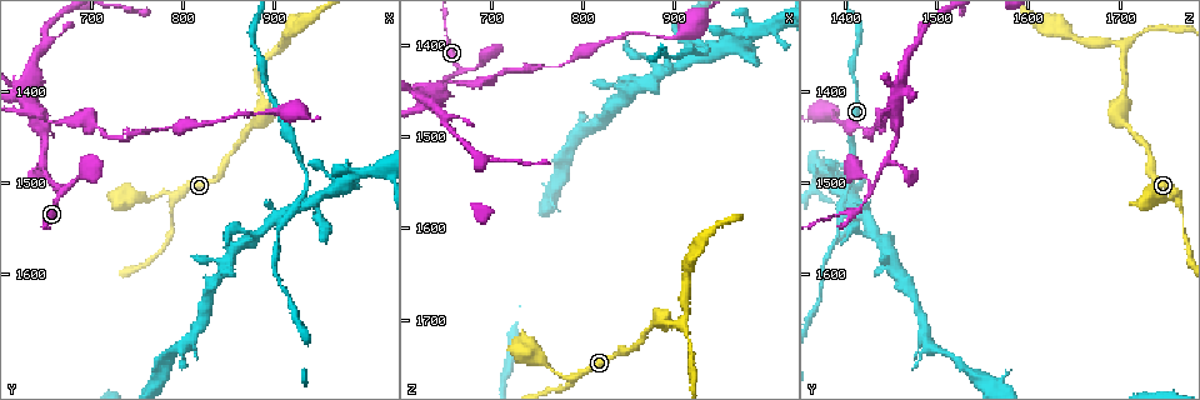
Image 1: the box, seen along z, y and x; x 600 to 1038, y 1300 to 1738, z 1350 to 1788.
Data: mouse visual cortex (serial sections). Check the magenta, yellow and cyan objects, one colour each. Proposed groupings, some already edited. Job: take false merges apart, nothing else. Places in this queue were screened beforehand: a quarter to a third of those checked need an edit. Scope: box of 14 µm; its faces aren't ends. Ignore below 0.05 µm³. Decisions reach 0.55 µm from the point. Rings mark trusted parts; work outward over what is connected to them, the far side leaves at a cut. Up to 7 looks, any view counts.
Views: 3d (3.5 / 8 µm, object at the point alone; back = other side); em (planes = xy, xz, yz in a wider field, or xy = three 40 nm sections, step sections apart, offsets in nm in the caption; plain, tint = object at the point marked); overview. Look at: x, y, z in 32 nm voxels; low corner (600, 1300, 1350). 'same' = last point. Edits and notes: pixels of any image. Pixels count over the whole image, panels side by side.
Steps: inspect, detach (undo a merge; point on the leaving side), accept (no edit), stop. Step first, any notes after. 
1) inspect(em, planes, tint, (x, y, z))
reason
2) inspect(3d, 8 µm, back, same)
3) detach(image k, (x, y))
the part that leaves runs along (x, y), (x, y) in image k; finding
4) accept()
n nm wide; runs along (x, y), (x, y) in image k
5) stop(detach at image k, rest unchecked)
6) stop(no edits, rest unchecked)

inspect(3d, 8 µm, (930, 1525, 1405))

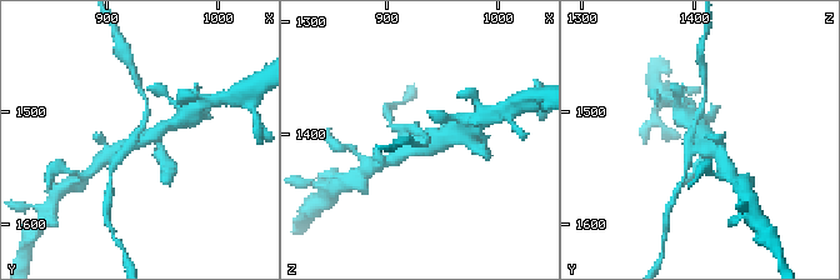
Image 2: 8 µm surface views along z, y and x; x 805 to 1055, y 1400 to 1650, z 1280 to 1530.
inspect(em, xy, step 5, tint, (930, 1524, 1404))

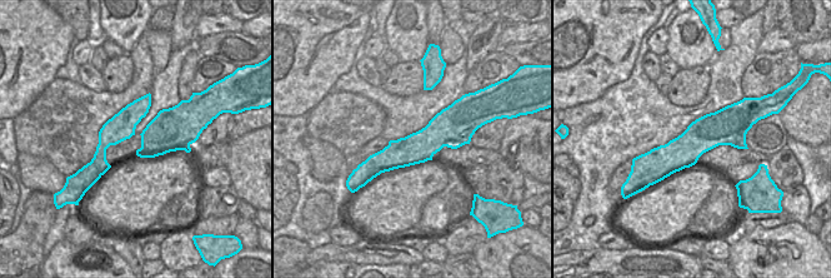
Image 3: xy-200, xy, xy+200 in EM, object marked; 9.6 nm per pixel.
detach(image 2, (448, 136))
the part that leaves runs along (695, 136), (714, 144), (721, 158) in image 2; a second cell is stuck on

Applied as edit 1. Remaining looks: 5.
inspect(3d, 3.5 µm, (670, 1515, 1425))
three arms meet

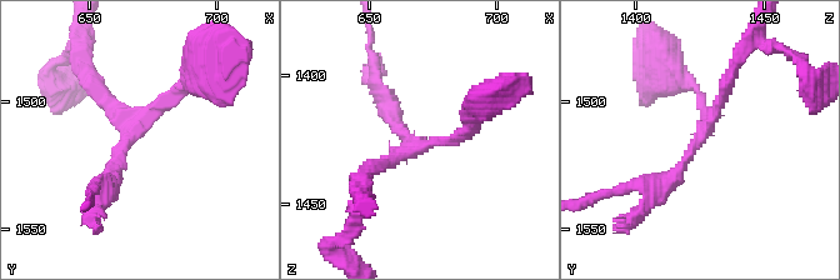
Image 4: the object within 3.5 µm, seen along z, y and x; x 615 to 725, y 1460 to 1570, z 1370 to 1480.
inspect(em, planes, tint, (666, 1510, 1427))
3 arms; arms of 150, 150, 250 nm

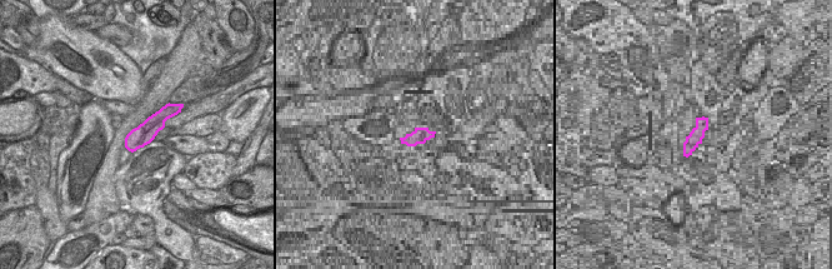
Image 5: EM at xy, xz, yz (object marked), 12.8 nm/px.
accept()
runs along (660, 190), (714, 118), (733, 68) in image 4; one cell here

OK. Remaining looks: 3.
inspect(3d, 3.5 µm, (645, 1425, 1450))
four or more arms meet

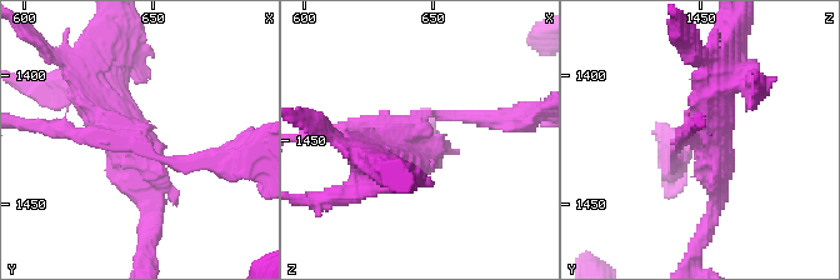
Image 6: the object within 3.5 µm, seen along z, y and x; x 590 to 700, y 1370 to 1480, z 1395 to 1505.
inspect(em, xy, step 5, plain, (642, 1427, 1454))
4 arms; arms of 100, 200, 200, 400 nm; shape alone is not enough

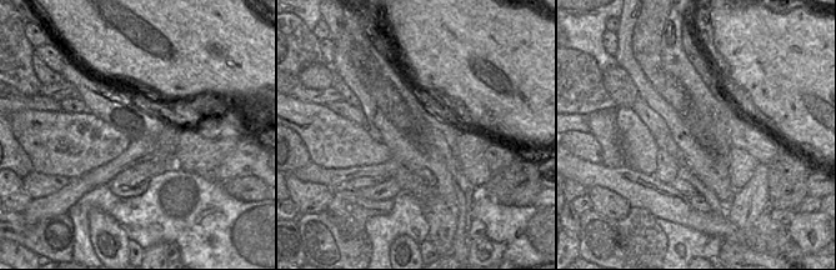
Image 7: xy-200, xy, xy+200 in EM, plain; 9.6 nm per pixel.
inspect(em, xy, step 5, tint, same)
where the object lies

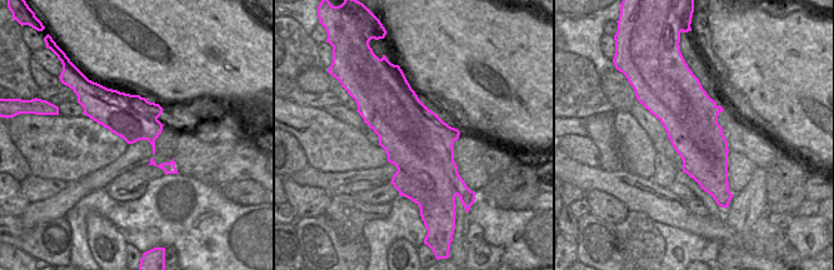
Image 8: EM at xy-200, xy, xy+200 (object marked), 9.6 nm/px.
detach(image 6, (51, 124))
650 nm wide; the part that leaves runs along (134, 136), (176, 163), (245, 155) in image 6; two cells meet here

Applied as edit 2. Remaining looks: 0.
stop(detach at image 2, detach at image 6, rest unchecked)

